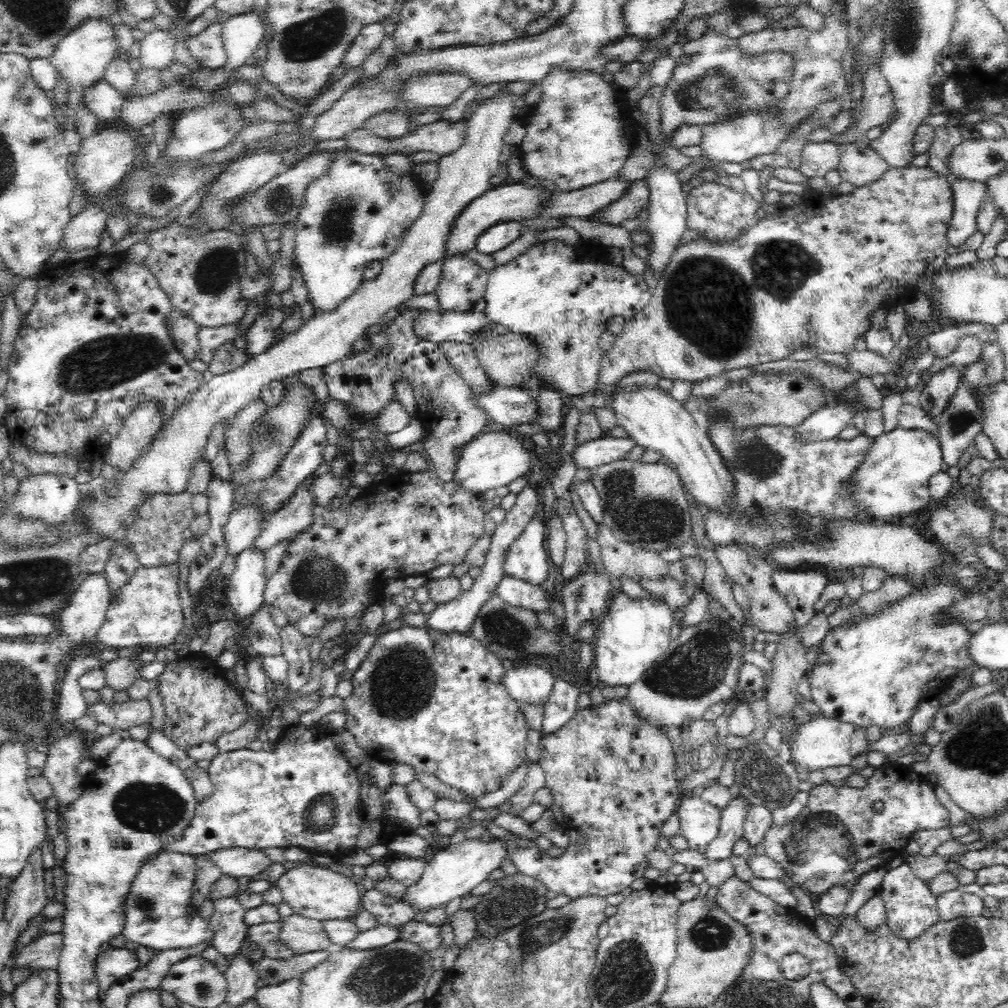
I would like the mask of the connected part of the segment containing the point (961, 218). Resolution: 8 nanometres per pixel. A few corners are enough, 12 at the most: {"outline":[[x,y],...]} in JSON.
{"outline":[[951,181],[955,199],[947,239],[962,246],[978,231],[986,184]]}

